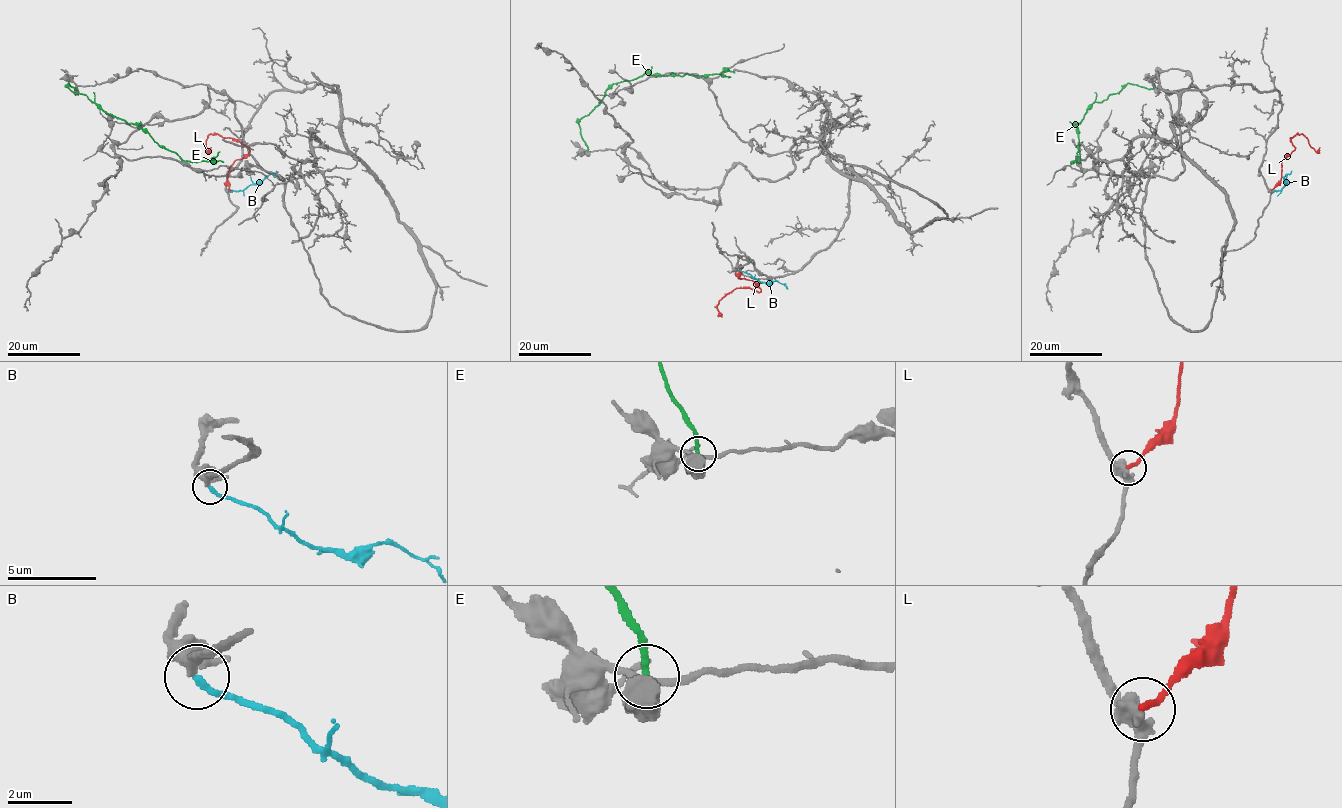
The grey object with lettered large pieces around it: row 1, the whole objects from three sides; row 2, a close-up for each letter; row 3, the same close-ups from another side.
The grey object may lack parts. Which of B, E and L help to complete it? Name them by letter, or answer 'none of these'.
B

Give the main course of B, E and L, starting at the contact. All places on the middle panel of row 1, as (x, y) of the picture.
B: (739, 269), (761, 282), (778, 281), (787, 289)
E: (588, 151), (578, 121), (597, 106), (613, 84), (648, 74), (735, 73)
L: (741, 268), (738, 277), (751, 280), (761, 290), (735, 288), (729, 292), (717, 307), (722, 317)

